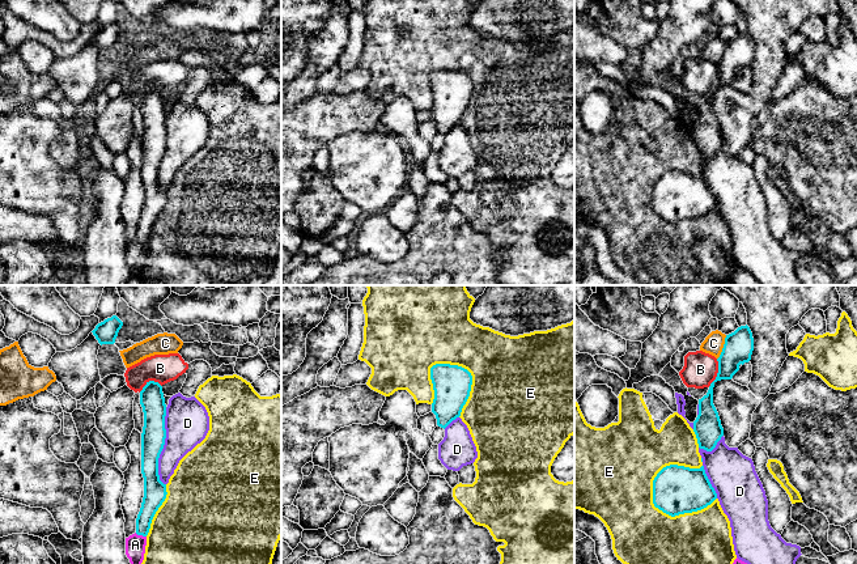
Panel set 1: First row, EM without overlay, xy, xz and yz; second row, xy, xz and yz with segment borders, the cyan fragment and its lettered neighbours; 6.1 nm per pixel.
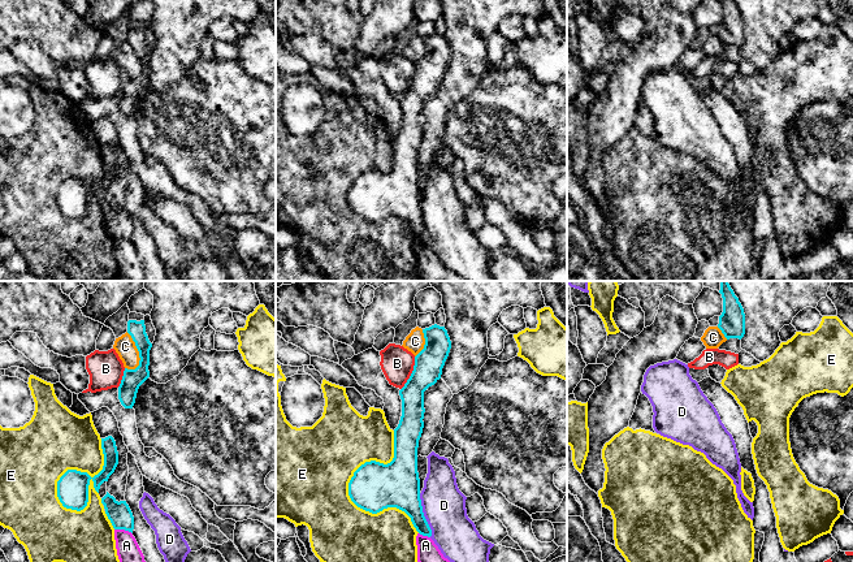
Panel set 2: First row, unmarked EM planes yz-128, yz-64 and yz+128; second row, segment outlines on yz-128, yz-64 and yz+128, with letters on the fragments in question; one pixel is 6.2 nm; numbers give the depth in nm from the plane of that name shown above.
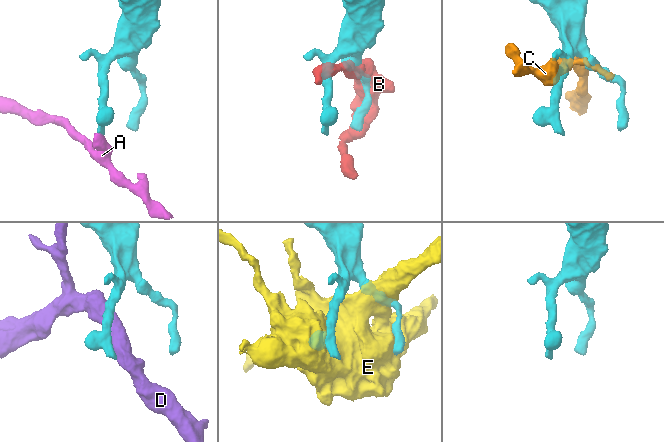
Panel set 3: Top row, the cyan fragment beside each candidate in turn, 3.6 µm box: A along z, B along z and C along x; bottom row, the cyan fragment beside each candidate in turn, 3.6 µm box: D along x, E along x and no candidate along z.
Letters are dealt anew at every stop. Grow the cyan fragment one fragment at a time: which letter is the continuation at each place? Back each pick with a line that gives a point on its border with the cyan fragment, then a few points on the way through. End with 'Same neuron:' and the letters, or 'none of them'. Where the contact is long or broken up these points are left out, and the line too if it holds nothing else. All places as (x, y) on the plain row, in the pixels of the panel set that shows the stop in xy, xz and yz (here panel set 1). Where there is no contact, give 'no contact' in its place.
Same neuron: none of them

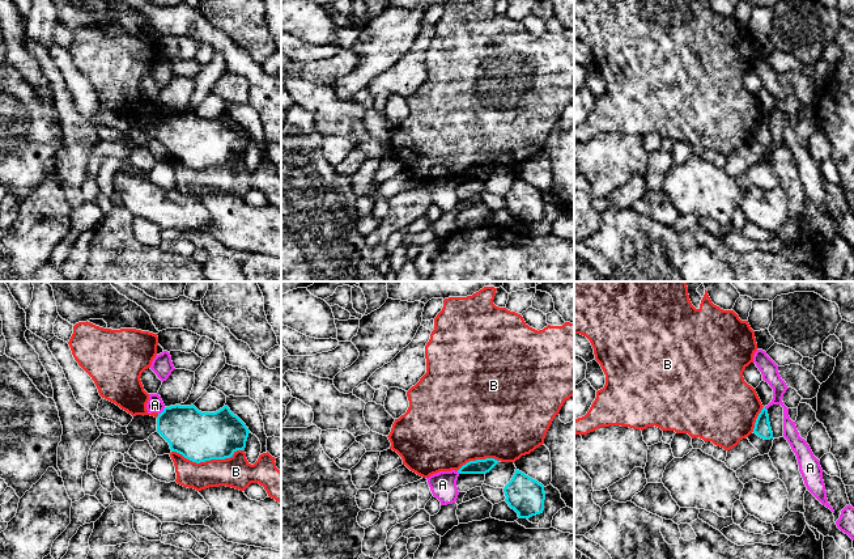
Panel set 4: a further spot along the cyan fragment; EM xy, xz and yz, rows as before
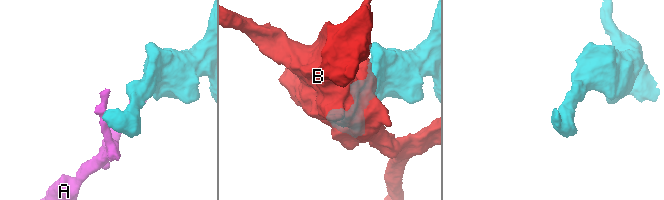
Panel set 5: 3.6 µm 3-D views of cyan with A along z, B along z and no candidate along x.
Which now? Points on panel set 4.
Same neuron: none of them

